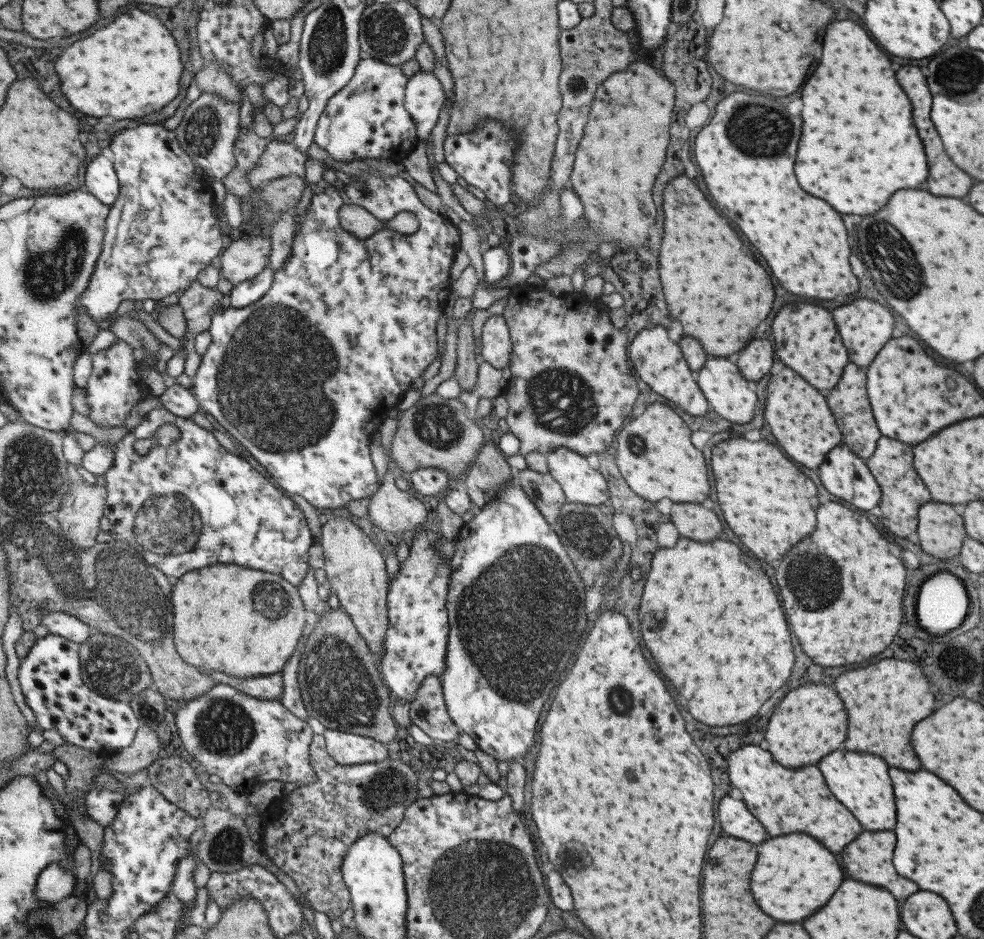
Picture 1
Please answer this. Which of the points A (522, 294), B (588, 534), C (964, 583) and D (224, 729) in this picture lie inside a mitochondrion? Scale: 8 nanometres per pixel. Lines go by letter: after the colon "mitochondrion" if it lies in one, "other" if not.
A: other
B: mitochondrion
C: other
D: mitochondrion

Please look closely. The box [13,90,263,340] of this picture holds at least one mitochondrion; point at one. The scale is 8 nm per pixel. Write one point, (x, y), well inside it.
(53, 269)

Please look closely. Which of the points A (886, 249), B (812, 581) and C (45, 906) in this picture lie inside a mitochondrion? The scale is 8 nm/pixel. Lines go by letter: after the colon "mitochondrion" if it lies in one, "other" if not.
A: mitochondrion
B: mitochondrion
C: other

